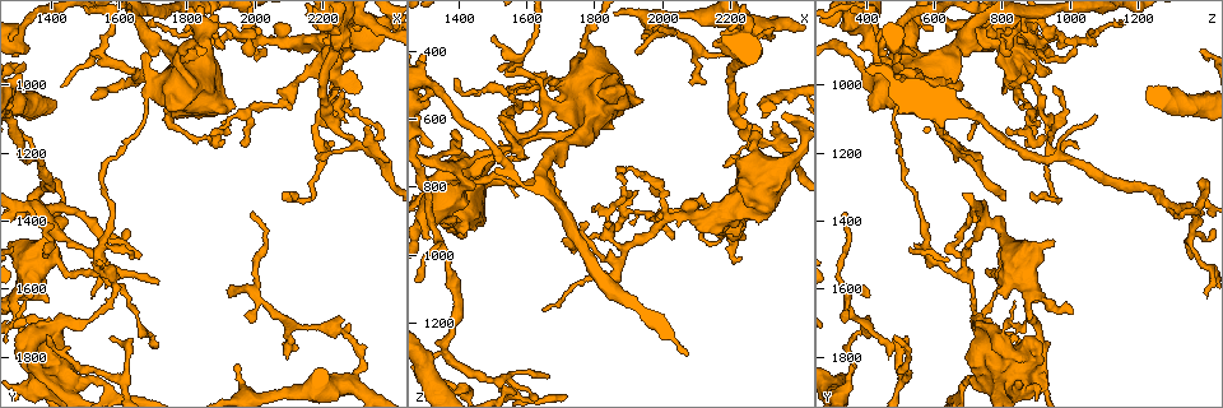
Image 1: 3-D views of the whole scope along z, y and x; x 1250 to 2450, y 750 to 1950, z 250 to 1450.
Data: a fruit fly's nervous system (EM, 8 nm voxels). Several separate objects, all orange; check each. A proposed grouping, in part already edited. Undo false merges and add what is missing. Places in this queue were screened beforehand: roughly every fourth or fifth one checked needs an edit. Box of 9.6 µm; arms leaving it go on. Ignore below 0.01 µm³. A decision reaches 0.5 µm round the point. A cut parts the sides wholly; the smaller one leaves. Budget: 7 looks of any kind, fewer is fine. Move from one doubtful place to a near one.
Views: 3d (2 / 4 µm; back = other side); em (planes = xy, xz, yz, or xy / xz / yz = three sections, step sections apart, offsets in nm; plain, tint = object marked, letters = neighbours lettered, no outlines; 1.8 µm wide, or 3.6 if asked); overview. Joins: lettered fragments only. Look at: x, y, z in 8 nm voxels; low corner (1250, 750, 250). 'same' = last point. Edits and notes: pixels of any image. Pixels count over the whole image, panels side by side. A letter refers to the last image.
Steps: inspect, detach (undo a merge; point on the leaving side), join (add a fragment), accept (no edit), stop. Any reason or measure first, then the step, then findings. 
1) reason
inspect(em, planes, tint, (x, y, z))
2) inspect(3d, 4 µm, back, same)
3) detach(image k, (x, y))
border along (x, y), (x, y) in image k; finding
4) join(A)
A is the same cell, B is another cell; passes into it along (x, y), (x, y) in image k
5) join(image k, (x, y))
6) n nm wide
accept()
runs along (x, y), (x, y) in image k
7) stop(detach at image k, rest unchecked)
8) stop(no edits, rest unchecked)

four or more arms meet
inspect(3d, 2 µm, back, (2020, 870, 890))

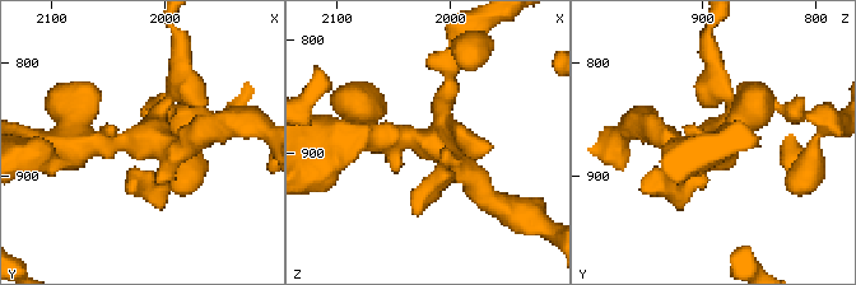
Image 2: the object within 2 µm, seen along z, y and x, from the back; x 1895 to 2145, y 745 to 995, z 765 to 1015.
now the EM
inspect(em, yz, step 16, tint, (2016, 868, 892))

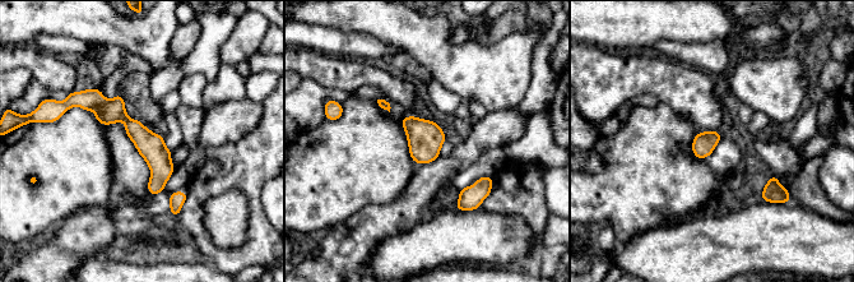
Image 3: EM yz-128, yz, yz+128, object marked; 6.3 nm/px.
inspect(em, planes, letters, same)

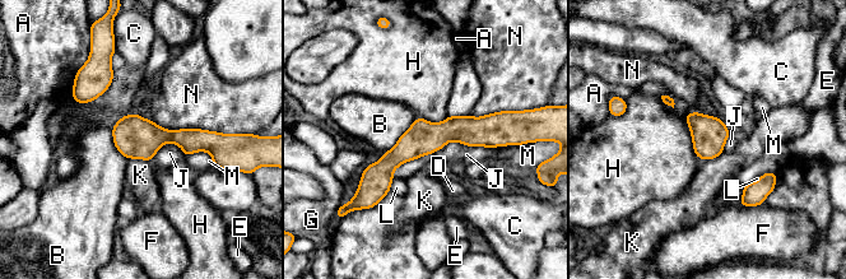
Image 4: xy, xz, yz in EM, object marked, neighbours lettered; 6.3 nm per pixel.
accept()
A, B, C, D, E, F, G, H, J, K, L, M and N are other cells; one neuron here

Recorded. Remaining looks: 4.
abrupt turn
inspect(3d, 2 µm, (1670, 1710, 760))

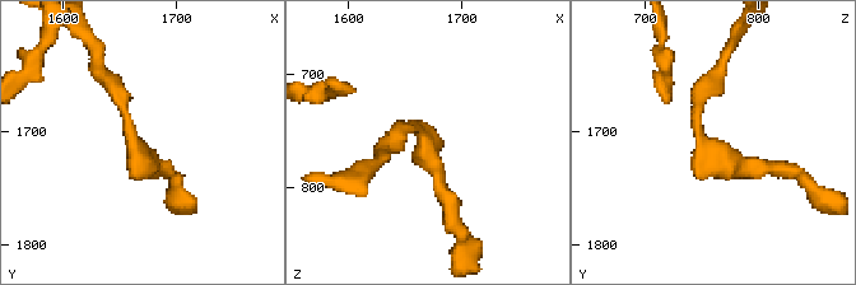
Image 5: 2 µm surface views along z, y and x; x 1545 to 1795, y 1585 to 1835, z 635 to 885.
inspect(em, xy, step 16, tint, (1662, 1706, 754))

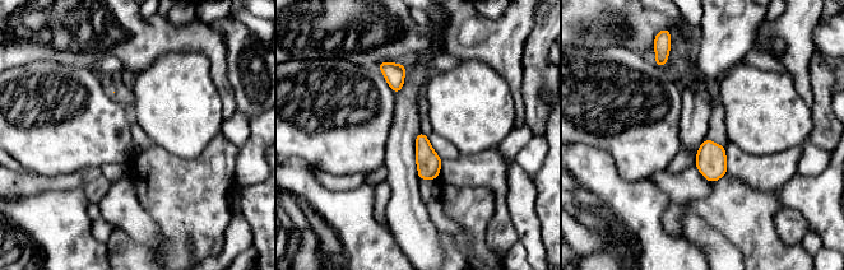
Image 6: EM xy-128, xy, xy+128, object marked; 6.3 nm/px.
what lies round it
inspect(em, xy, step 16, letters, same)

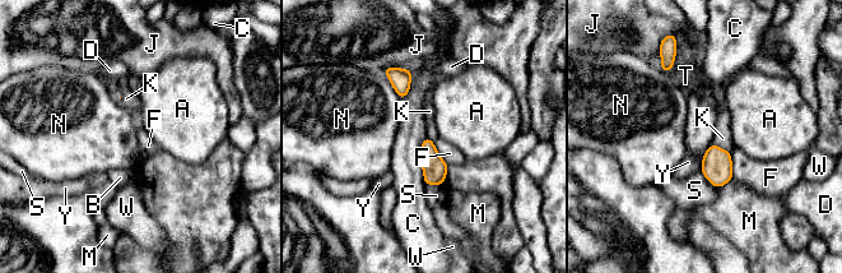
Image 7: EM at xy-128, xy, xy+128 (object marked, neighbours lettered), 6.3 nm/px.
accept()
A, B, C, D, F, J, K, M, N, S, T, W and Y are other cells; border along (424, 137), (420, 167), (426, 185) in image 7; one neuron here

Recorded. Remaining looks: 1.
stop(no edits, rest unchecked)

